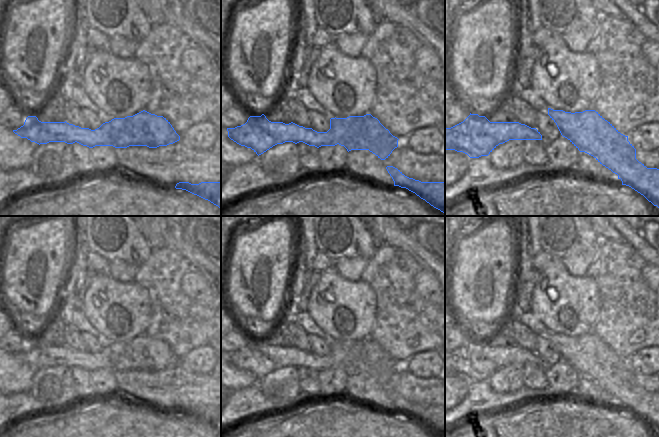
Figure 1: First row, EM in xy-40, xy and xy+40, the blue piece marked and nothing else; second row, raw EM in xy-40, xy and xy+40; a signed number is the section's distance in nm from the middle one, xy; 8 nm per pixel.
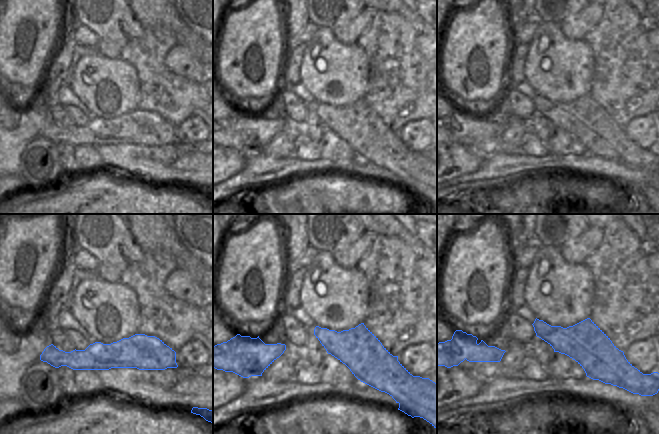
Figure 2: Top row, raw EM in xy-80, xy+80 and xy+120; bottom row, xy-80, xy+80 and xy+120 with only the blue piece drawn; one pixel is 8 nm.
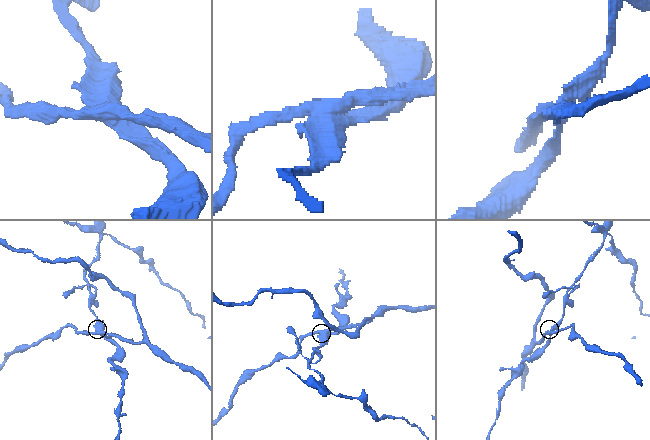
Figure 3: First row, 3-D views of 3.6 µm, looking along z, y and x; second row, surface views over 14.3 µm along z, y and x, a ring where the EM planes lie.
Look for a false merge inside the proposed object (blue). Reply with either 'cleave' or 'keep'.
cleave

